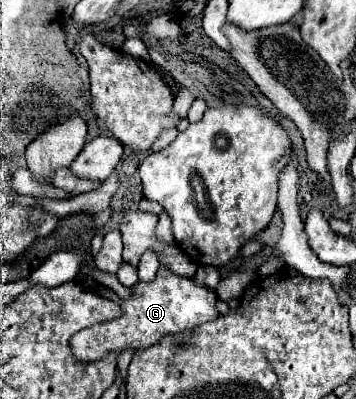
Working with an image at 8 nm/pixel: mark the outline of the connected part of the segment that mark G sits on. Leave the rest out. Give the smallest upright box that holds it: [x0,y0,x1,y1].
[70,265,220,363]

